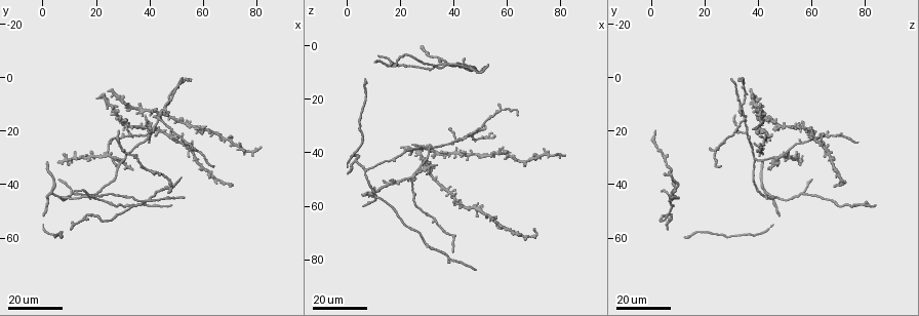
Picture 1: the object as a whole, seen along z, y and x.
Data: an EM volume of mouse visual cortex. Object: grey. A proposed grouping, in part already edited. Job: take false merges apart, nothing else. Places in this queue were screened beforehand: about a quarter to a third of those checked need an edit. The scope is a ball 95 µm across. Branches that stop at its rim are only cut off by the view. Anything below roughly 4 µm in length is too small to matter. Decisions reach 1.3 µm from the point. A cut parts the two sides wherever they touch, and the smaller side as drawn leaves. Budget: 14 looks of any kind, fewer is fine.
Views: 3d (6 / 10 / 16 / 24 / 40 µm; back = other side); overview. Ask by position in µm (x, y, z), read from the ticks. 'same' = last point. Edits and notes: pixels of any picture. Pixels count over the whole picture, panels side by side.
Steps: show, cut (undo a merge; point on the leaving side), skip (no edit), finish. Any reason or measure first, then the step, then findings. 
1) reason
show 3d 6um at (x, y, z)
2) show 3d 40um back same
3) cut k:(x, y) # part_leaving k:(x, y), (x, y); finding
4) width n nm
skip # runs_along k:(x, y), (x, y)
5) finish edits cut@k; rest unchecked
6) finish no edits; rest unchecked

show 3d 24um at (40, 21, 36)

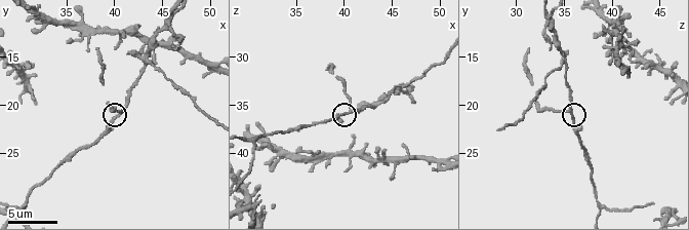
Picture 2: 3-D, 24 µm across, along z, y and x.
show 3d 6um at (40.6, 20.6, 35.4)

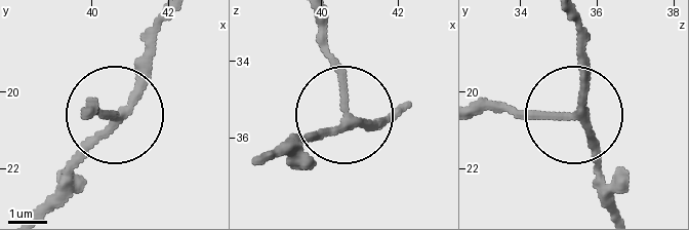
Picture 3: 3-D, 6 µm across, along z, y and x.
side_arm 11 um
skip # runs_along 3:(261, 159), (339, 117), (343, 77), (323, 18); continuous, no second neuron

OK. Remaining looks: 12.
two arms in line, one across
show 3d 24um at (48, 41, 10)

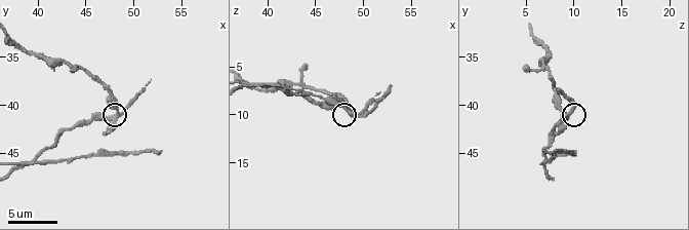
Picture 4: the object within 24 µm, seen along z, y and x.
show 3d 10um at (48.2, 40.8, 9.2)

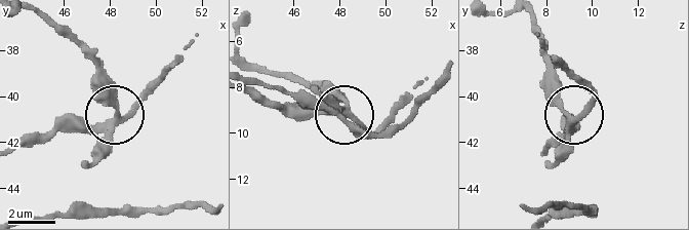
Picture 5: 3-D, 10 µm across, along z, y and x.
cut 5:(96, 155) # part_leaving 5:(112, 119), (104, 74), (45, 21); two neurons meet here

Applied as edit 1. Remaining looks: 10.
a fork
show 3d 16um at (46.0, 10.6, 33.6)

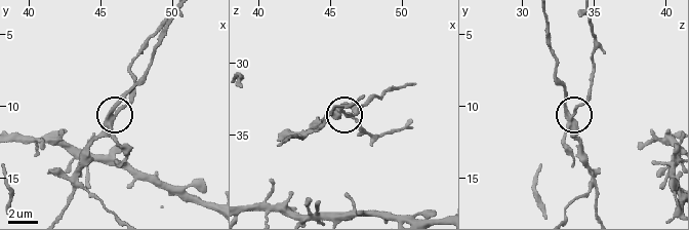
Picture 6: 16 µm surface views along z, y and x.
arms 3
cut 6:(354, 118) # part_leaving 6:(110, 121), (129, 97), (133, 55), (165, 20); a second neuron is stuck on

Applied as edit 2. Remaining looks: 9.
show overview

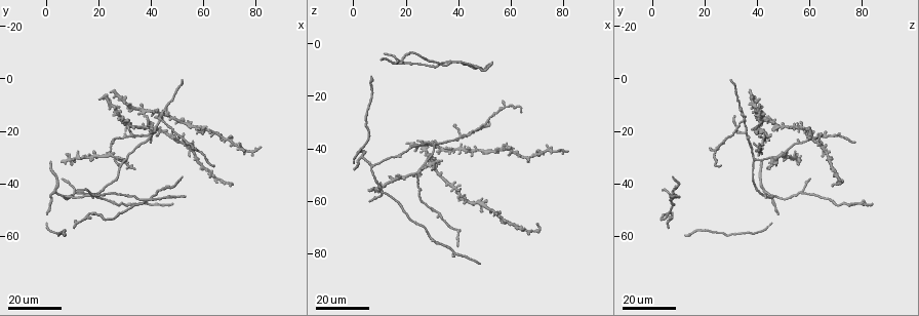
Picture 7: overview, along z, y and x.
four-way junction
show 3d 24um at (44, 15, 34)

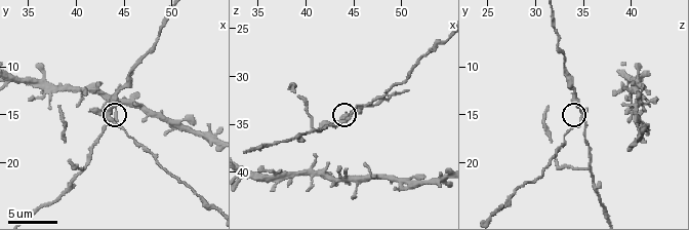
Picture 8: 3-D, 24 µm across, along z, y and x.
closer look
show 3d 10um at (43.8, 15.4, 34.8)

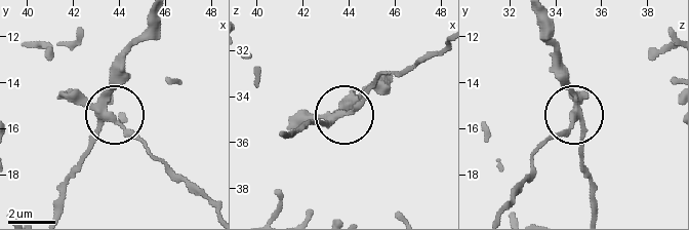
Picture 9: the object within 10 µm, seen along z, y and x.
width 220 nm
cut 9:(130, 129) # a second neuron is stuck on

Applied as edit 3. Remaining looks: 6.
show overview

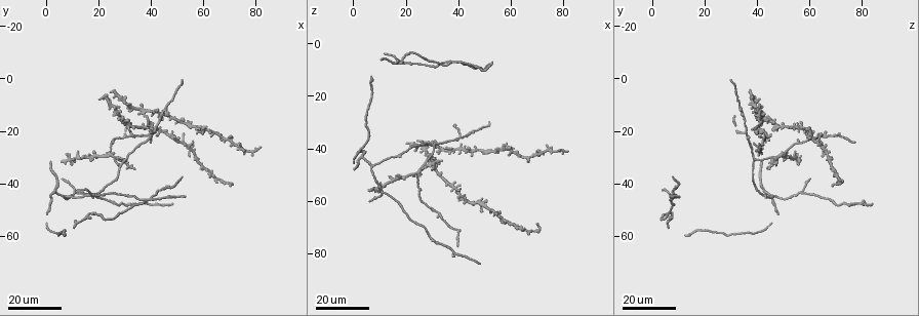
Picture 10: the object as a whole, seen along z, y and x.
a fork
show 3d 16um at (12, 43, 57)

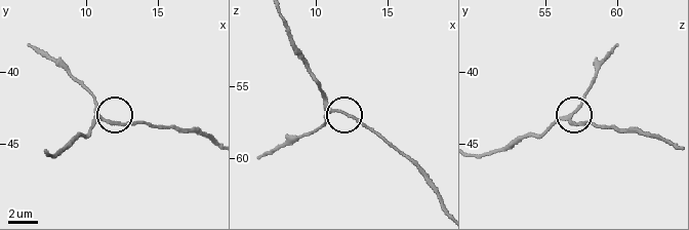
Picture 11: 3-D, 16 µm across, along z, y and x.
zoom in
show 3d 6um at (11.4, 43.4, 56.8)

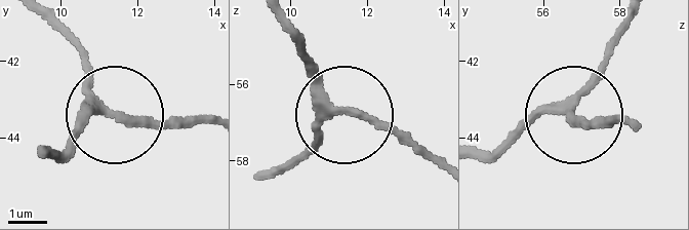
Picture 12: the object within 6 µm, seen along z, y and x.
arms 3
skip # runs_along 12:(42, 153), (108, 111), (91, 65), (58, 29); all the same neuron

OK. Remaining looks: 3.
two arms in line, one across
show 3d 16um at (24, 28, 49)

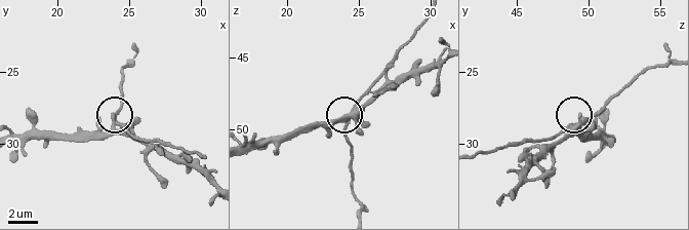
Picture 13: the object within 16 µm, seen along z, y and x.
show 3d 6um at (23.8, 28.8, 49.2)

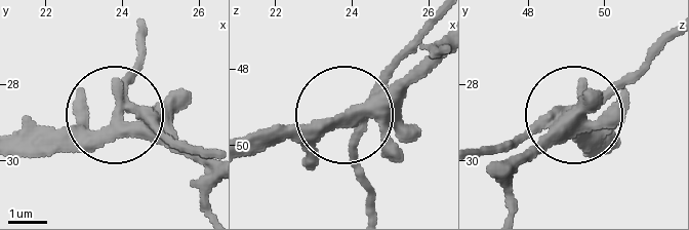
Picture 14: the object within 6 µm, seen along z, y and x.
side_arm 21 um
skip # runs_along 14:(438, 20), (369, 98), (320, 133), (254, 138); one neuron here

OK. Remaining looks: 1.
finish edits cut@5, cut@6, cut@9; rest unchecked

